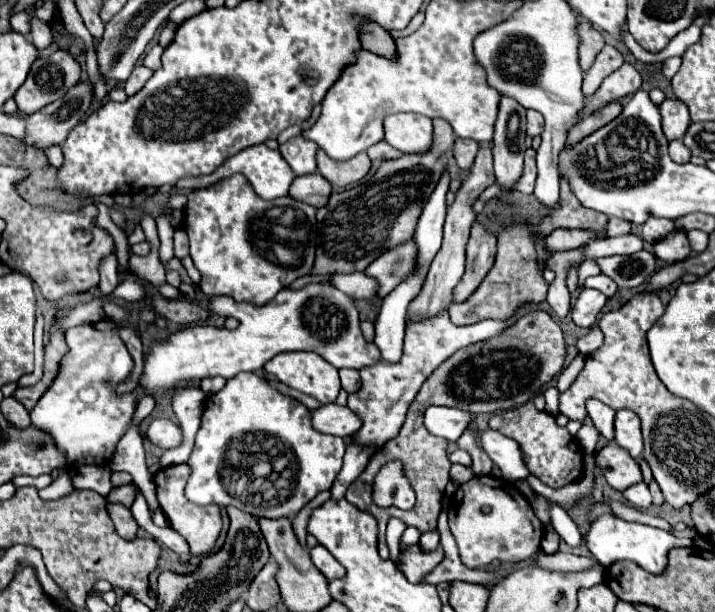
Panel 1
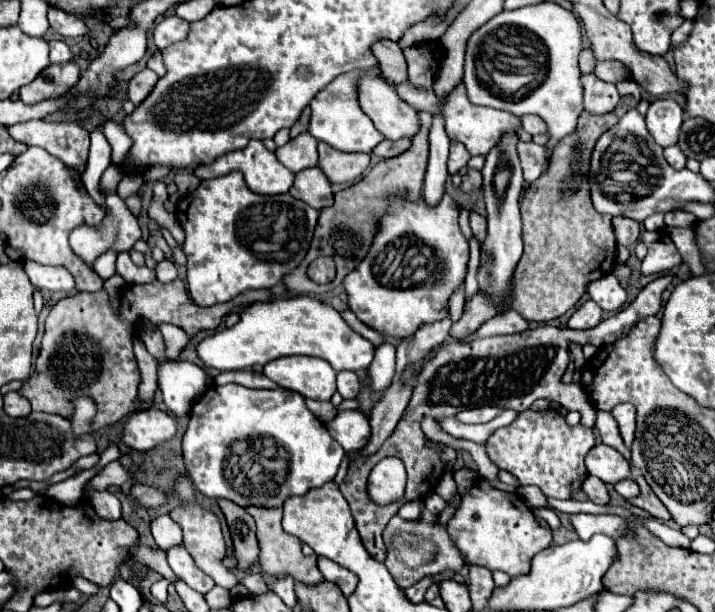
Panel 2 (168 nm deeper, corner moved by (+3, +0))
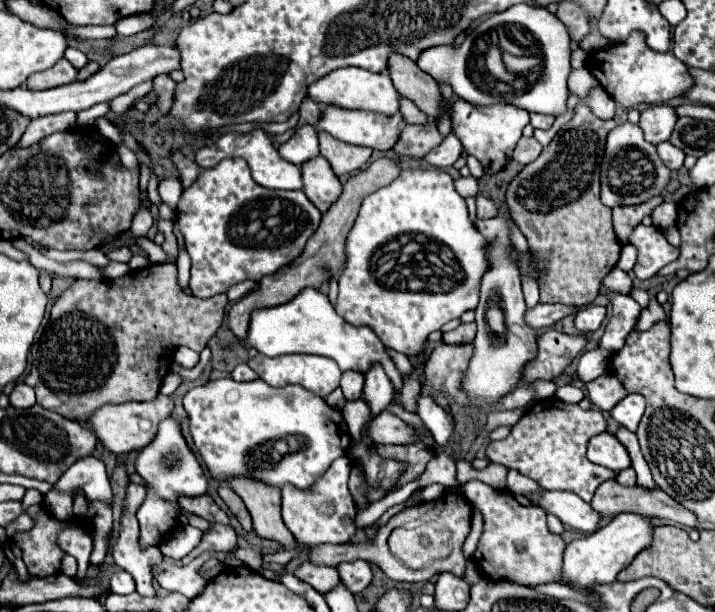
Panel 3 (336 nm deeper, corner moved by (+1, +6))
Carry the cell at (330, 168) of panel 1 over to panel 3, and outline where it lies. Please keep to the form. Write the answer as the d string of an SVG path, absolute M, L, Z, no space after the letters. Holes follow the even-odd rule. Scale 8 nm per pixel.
M318 131L318 139L320 139L320 155L330 161L336 175L358 171L372 155L372 149L338 141L324 131Z

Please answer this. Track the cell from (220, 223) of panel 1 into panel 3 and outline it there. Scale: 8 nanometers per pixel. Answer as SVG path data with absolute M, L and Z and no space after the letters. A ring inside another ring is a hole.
M224 159L212 169L200 169L196 181L182 191L176 215L186 251L192 259L190 291L204 299L226 293L230 285L246 279L258 283L264 275L272 275L280 267L290 265L302 253L308 237L314 235L322 219L322 213L312 207L302 191L274 191L256 185L244 159Z

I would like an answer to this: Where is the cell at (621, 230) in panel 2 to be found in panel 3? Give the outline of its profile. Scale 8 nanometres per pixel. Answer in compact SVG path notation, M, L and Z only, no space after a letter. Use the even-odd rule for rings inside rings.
M654 197L652 201L646 201L644 205L632 205L632 207L614 207L612 209L613 227L618 239L622 243L628 243L628 235L632 233L632 229L650 213L650 209L654 209L656 205L660 205L664 201L664 197Z

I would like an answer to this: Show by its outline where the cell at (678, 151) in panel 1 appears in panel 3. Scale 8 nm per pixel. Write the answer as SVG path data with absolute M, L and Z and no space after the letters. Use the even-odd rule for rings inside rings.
M668 141L656 145L656 149L658 149L658 155L660 155L660 159L664 161L664 165L666 165L668 169L678 171L678 169L682 167L682 163L684 163L684 153L682 153L682 149L674 147L674 145L668 143Z

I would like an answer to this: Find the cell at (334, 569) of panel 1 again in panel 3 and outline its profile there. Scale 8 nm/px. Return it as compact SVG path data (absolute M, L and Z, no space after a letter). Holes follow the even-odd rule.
M362 559L360 561L350 561L350 563L340 563L338 565L338 573L340 573L340 579L344 581L344 585L352 593L360 593L372 581L370 563L362 561Z

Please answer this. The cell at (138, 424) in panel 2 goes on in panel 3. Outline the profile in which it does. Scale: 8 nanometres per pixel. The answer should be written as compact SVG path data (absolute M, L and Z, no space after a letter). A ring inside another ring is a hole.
M158 395L154 401L148 403L124 403L124 405L102 405L88 417L88 425L92 427L94 435L102 443L102 447L114 455L128 453L134 449L142 449L152 441L158 431L158 423L166 419L174 409L174 403L166 395Z

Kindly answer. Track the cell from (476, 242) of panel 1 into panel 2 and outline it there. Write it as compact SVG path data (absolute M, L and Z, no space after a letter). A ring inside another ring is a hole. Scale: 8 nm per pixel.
M472 211L472 213L470 213L470 227L472 227L474 237L482 243L482 239L486 239L486 219Z

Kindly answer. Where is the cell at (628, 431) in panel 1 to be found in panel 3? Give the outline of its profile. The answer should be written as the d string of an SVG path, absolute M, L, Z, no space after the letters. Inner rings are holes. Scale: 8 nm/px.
M628 395L610 413L620 425L624 425L630 431L636 431L640 419L644 415L644 407L646 407L646 401L642 395Z

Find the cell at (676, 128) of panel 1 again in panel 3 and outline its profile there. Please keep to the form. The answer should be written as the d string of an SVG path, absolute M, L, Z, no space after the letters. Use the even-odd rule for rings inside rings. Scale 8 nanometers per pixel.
M650 105L646 111L640 115L640 129L644 131L644 139L650 141L652 145L658 145L662 141L668 141L674 123L676 123L676 113L668 105Z

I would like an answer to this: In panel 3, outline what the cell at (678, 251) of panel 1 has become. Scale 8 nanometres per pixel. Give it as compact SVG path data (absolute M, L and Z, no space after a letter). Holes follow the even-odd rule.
M638 225L628 237L630 245L638 249L638 261L634 265L634 275L638 279L654 277L662 267L678 259L678 249L672 247L660 229L654 225Z

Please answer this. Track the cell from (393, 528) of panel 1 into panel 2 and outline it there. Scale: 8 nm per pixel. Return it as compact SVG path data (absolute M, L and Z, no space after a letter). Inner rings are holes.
M411 501L403 504L398 511L398 515L406 520L416 520L420 517L425 508L423 501Z

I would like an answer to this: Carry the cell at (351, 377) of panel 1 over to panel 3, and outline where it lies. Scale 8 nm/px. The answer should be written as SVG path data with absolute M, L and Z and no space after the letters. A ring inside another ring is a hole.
M344 371L340 387L344 391L346 401L356 401L362 397L362 387L364 387L364 375L356 371Z

